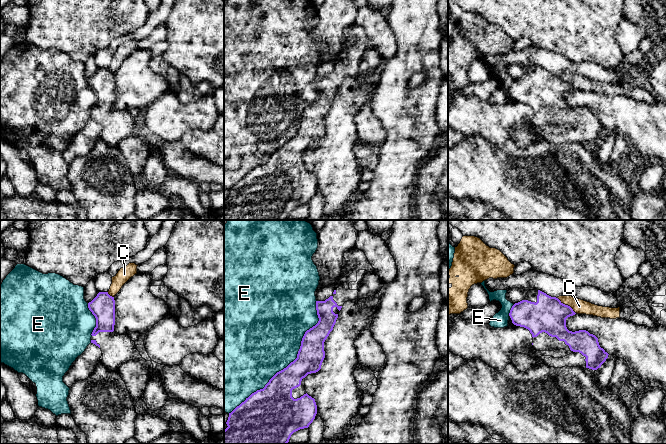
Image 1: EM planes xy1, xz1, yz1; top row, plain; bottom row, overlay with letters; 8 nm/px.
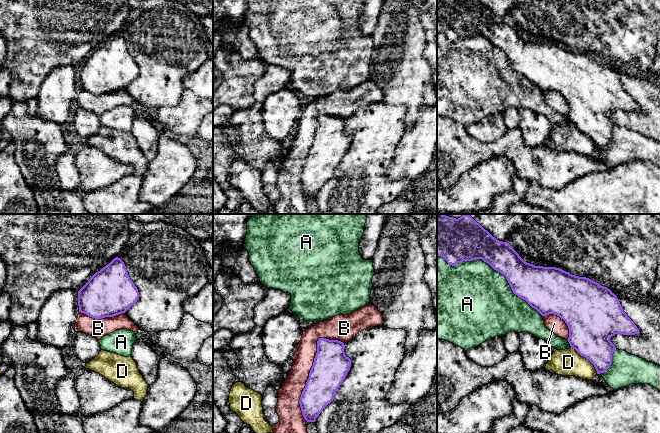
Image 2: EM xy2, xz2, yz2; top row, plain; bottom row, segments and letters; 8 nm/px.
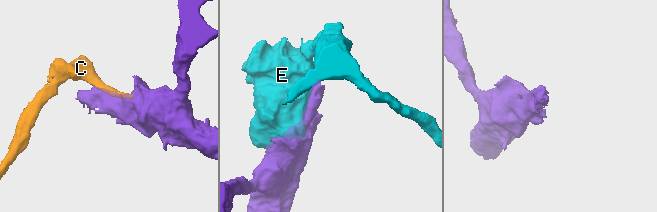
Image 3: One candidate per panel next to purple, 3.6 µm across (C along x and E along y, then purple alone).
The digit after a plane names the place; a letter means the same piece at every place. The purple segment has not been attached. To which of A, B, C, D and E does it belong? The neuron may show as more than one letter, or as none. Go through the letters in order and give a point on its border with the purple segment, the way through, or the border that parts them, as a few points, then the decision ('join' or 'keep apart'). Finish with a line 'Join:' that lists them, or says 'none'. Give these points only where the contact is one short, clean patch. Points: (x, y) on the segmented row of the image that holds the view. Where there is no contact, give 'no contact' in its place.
A: meets purple in yz2 at (493, 268); keep apart
B: meets purple in xz2 at (311, 369); keep apart
C: meets purple in yz1 at (567, 305); keep apart
D: meets purple in yz2 at (587, 358); keep apart
E: meets purple in xz1 at (291, 362); keep apart
Join: none

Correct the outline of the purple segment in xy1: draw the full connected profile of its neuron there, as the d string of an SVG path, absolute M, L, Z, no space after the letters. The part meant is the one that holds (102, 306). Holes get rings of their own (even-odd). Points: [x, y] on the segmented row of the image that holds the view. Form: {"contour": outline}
{"contour": "M99 292L88 303L88 308L96 318L96 327L91 334L91 343L101 349L100 363L103 366L117 371L123 363L142 358L135 342L128 335L119 335L114 331L114 297L110 296L108 292Z"}

